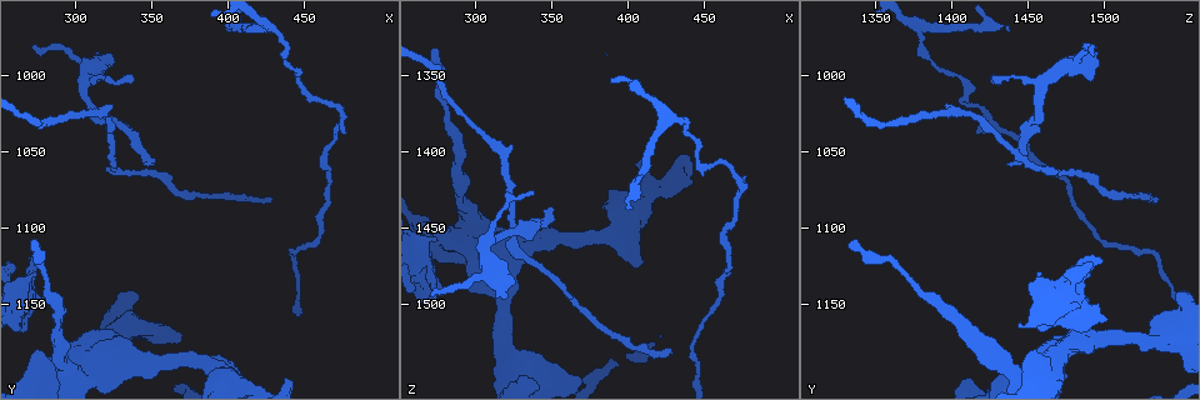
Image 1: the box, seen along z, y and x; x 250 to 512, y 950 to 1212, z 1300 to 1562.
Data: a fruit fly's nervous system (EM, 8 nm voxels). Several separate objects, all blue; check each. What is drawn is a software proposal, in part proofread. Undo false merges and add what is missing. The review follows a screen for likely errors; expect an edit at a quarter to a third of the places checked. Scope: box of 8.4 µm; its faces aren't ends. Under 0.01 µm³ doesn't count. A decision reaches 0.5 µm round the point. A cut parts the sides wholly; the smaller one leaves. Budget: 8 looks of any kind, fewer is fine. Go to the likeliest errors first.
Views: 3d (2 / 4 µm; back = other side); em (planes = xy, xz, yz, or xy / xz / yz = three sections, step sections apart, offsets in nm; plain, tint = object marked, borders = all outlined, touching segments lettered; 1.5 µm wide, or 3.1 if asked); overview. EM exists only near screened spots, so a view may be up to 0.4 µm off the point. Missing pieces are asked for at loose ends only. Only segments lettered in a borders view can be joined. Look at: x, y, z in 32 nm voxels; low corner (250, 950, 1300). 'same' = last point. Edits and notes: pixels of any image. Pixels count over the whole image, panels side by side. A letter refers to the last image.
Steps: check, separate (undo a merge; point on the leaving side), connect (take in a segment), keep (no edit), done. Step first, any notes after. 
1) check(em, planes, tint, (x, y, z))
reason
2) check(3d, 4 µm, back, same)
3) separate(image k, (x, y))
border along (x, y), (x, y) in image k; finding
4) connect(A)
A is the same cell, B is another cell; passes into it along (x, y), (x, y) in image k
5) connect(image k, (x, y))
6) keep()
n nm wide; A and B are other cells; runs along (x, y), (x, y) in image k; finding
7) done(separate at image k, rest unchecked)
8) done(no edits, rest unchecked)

check(em, planes, borders, (276, 1130, 1456))
branch stops here

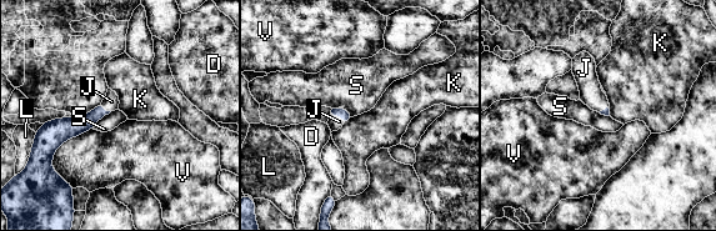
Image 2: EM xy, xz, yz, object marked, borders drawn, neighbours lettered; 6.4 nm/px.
connect(J)
J is the same cell, D, K, L, S and V are other cells; passes into it along (344, 114), (338, 115), (335, 122) in image 2; it goes on there

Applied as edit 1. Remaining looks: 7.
check(overview)

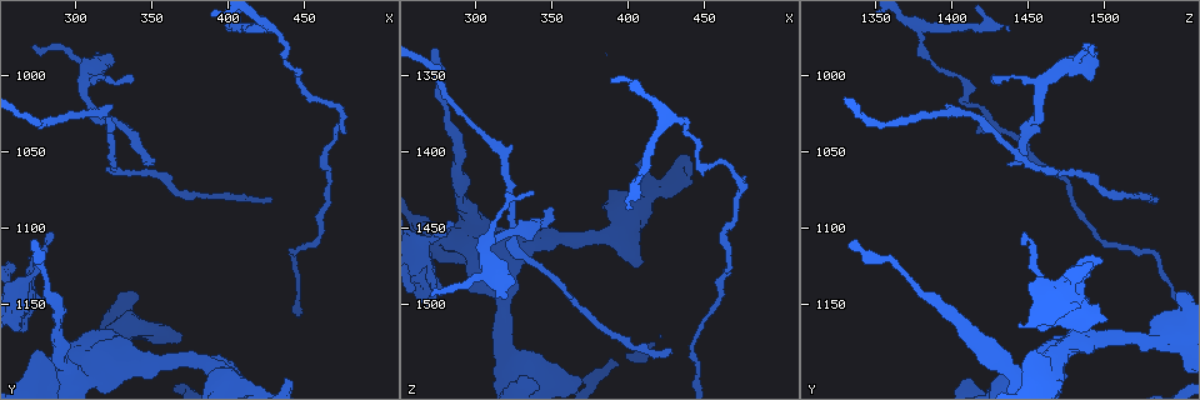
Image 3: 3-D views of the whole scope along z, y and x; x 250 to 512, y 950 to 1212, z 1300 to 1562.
check(3d, 4 µm, back, (428, 1080, 1528))
free end

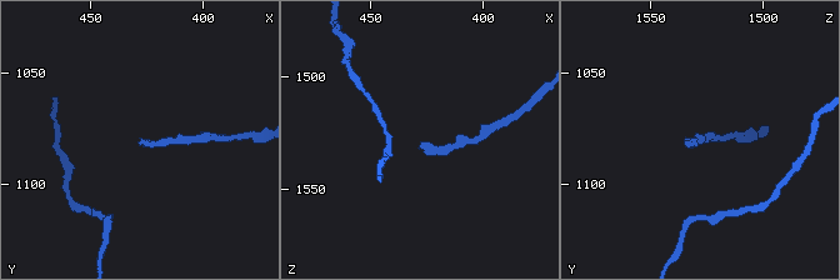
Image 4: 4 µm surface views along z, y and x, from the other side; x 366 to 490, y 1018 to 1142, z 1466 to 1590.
check(em, xy, step 4, borders, (428, 1079, 1530))
now the EM

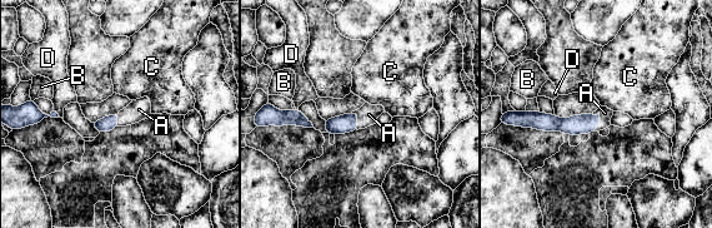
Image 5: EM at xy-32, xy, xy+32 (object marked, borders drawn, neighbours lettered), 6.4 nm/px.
check(em, planes, borders, same)

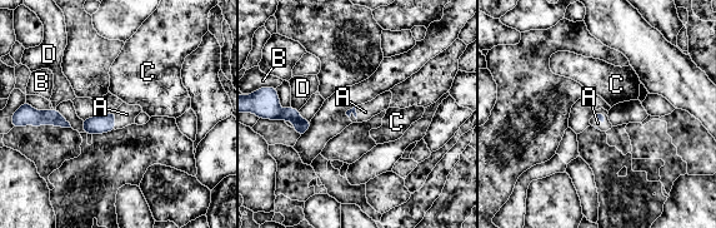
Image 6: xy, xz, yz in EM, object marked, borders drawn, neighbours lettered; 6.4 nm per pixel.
connect(A)
A is the same cell, B, C and D are other cells; passes into it along (595, 115), (600, 119), (597, 123) in image 6; it goes on there

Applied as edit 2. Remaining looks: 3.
check(em, yz, step 4, borders, (270, 982, 1492))
tapers out

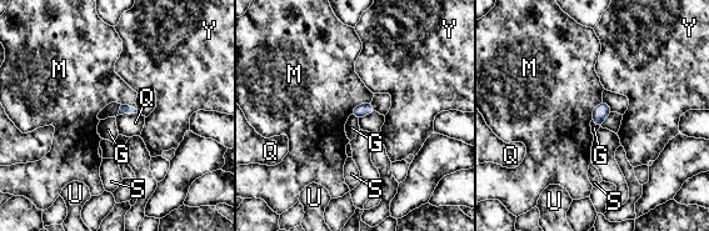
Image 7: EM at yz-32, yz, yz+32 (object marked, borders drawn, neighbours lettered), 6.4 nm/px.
check(em, planes, borders, same)

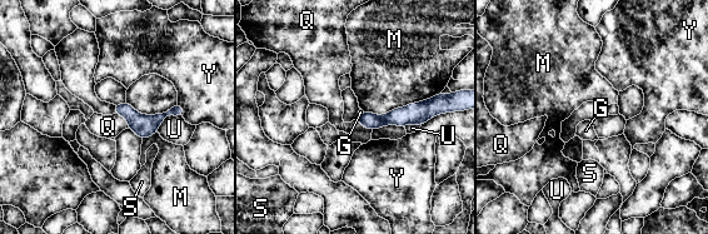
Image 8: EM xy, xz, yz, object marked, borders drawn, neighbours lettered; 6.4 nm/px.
keep()
G, M, Q, S, U and Y are other cells; border along (115, 113), (126, 120), (128, 128) in image 8; none of them fits

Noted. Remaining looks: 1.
done(connect at image 2, connect at image 6, rest unchecked)

